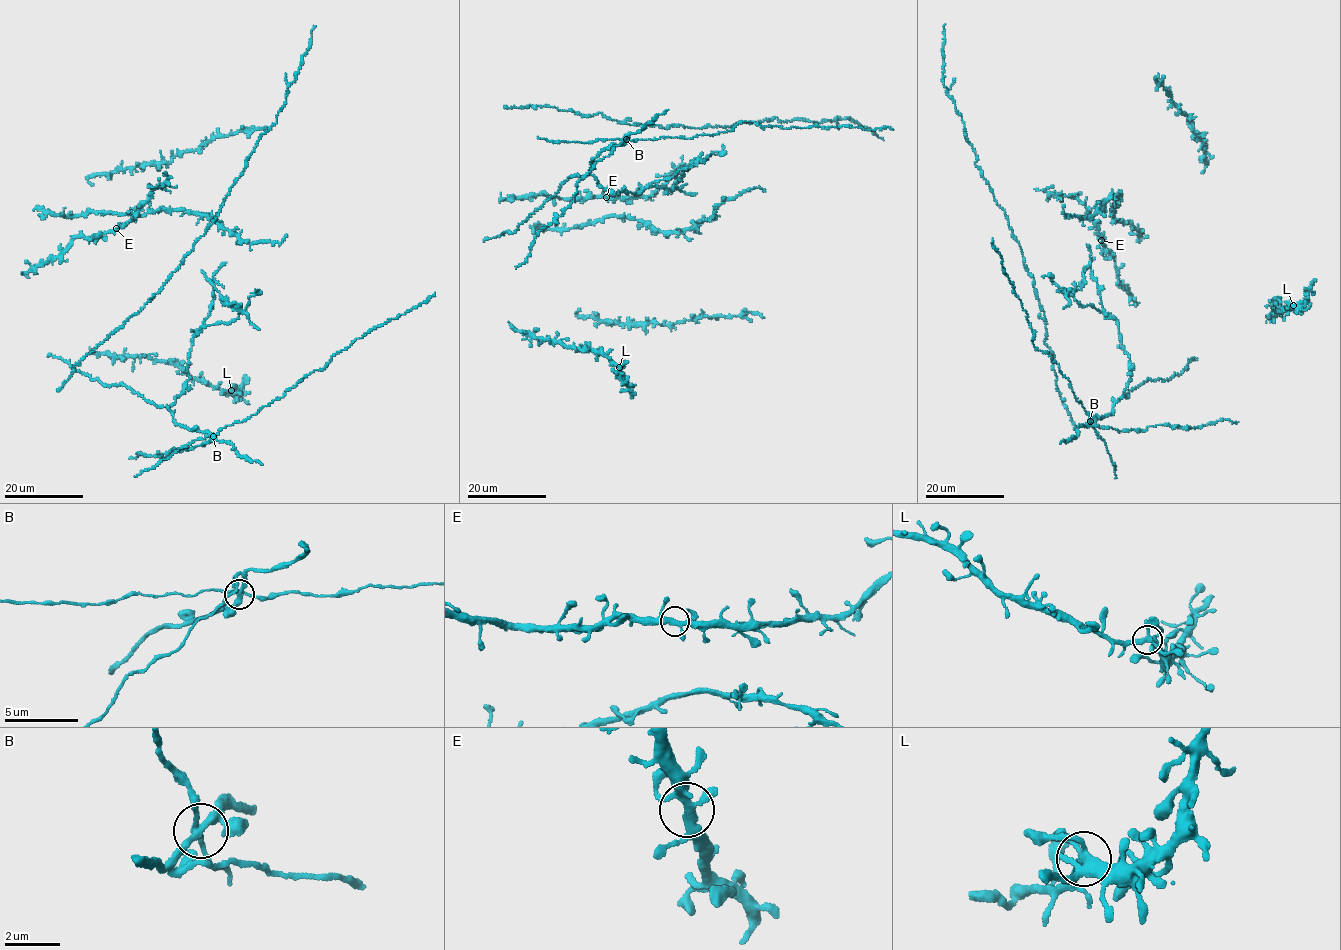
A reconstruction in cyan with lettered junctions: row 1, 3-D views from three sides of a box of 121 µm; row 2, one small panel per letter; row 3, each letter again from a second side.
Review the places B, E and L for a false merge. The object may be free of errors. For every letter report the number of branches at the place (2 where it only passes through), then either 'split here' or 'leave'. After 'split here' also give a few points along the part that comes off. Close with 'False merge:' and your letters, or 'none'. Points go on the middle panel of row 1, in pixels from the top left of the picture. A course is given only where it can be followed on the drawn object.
B: 5 | split here | (626, 140), (592, 159), (590, 173), (598, 184), (635, 194), (698, 162), (689, 165), (670, 193)
E: 5 | leave
L: 5 | leave
False merge: B

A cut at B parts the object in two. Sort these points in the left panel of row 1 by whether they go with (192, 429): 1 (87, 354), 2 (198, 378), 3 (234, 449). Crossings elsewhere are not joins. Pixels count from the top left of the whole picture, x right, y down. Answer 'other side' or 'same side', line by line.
1: other side
2: other side
3: same side

